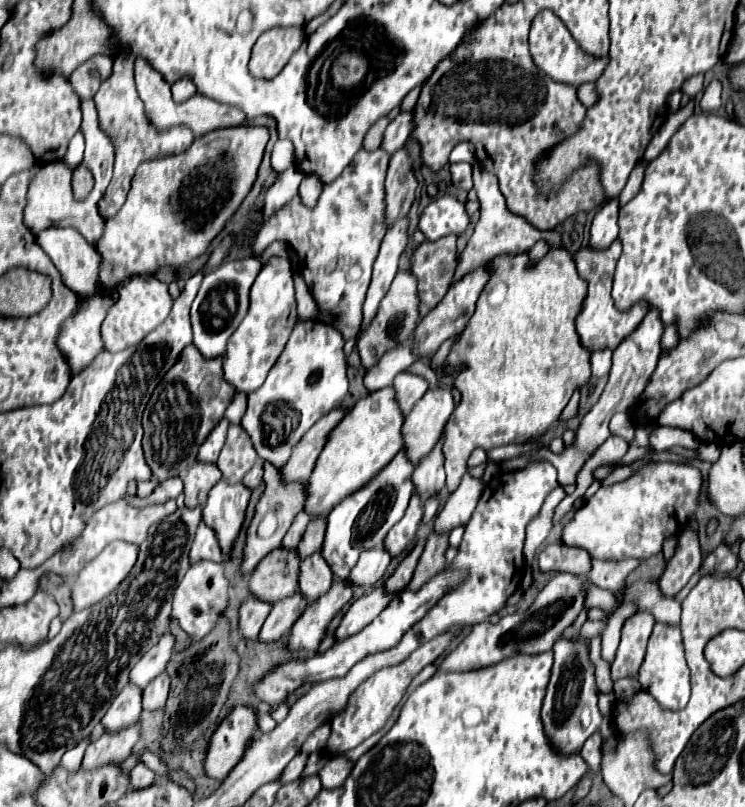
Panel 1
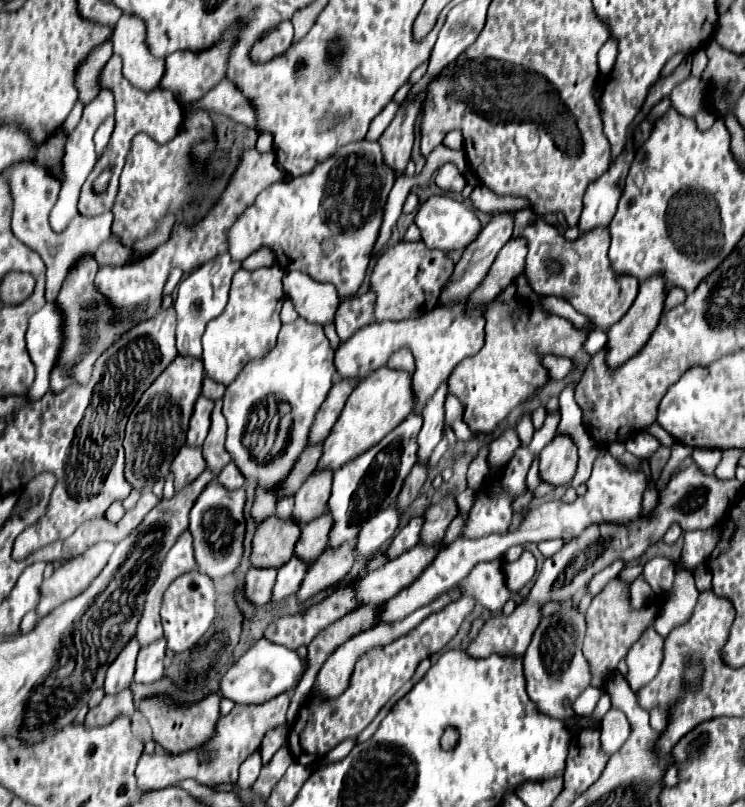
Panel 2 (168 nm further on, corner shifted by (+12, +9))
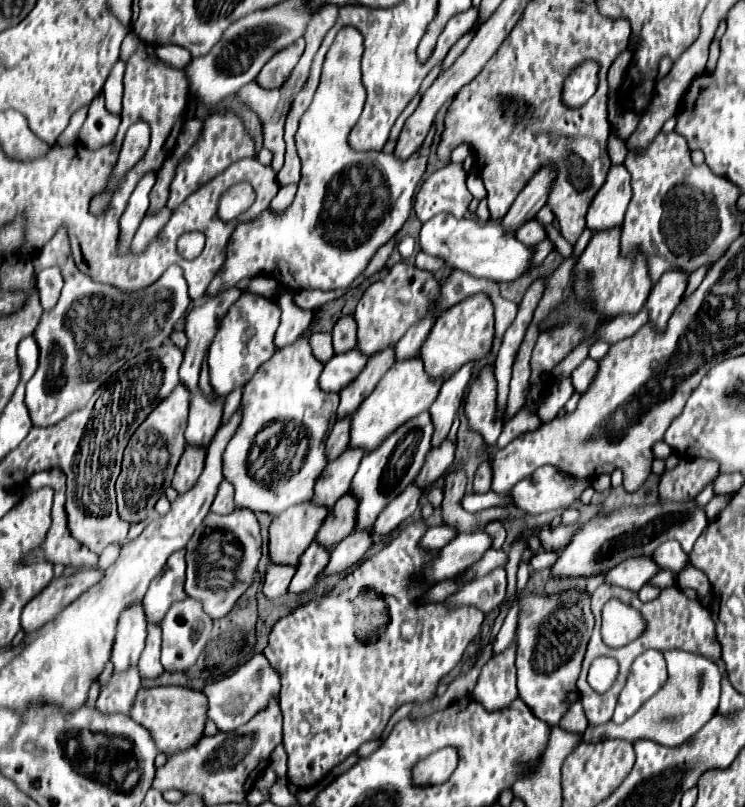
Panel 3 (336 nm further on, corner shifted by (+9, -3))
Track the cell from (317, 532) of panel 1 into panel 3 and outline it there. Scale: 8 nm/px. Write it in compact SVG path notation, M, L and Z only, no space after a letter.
M345 450L335 462L331 462L329 466L325 466L325 470L321 472L317 484L315 484L315 492L311 496L311 504L313 506L321 506L331 510L333 504L349 492L349 484L353 474L357 472L357 466L363 458L363 450Z

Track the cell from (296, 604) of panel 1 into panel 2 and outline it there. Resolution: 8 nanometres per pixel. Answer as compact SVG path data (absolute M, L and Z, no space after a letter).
M292 556L282 568L278 568L278 580L274 586L272 600L284 600L284 598L296 594L300 590L300 584L302 584L306 572L308 572L308 562L298 556Z

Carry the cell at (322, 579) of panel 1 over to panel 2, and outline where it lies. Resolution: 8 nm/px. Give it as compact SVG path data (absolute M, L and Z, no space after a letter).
M328 510L322 516L318 516L316 520L304 524L302 536L296 544L296 556L302 556L308 562L318 558L328 546L330 528L332 528L332 516L330 516Z

